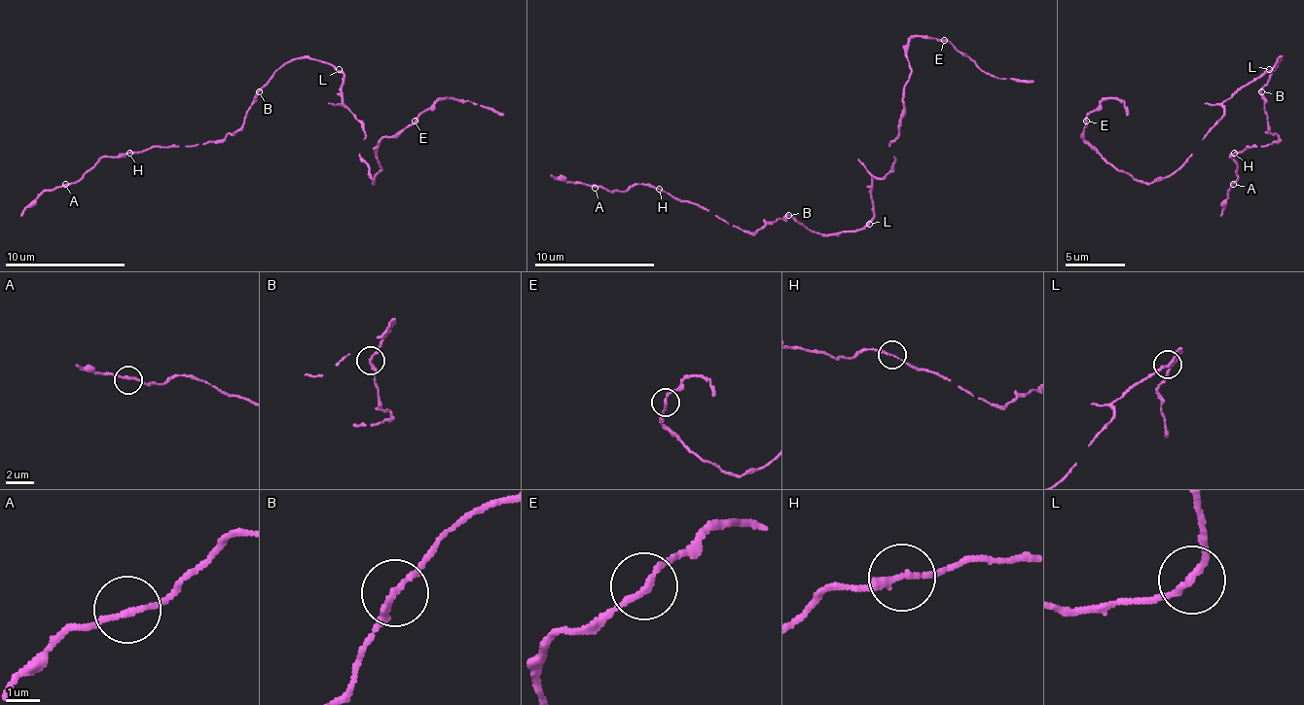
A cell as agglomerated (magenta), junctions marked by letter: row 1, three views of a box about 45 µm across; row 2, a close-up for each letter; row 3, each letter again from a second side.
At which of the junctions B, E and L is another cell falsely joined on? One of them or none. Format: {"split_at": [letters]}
{"split_at": []}

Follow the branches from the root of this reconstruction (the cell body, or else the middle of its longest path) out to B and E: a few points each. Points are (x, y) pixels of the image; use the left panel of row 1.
B: (339, 73), (330, 63), (294, 57), (258, 90)
E: (339, 73), (342, 102), (366, 136), (360, 157), (372, 184), (381, 169), (379, 145), (415, 121)

